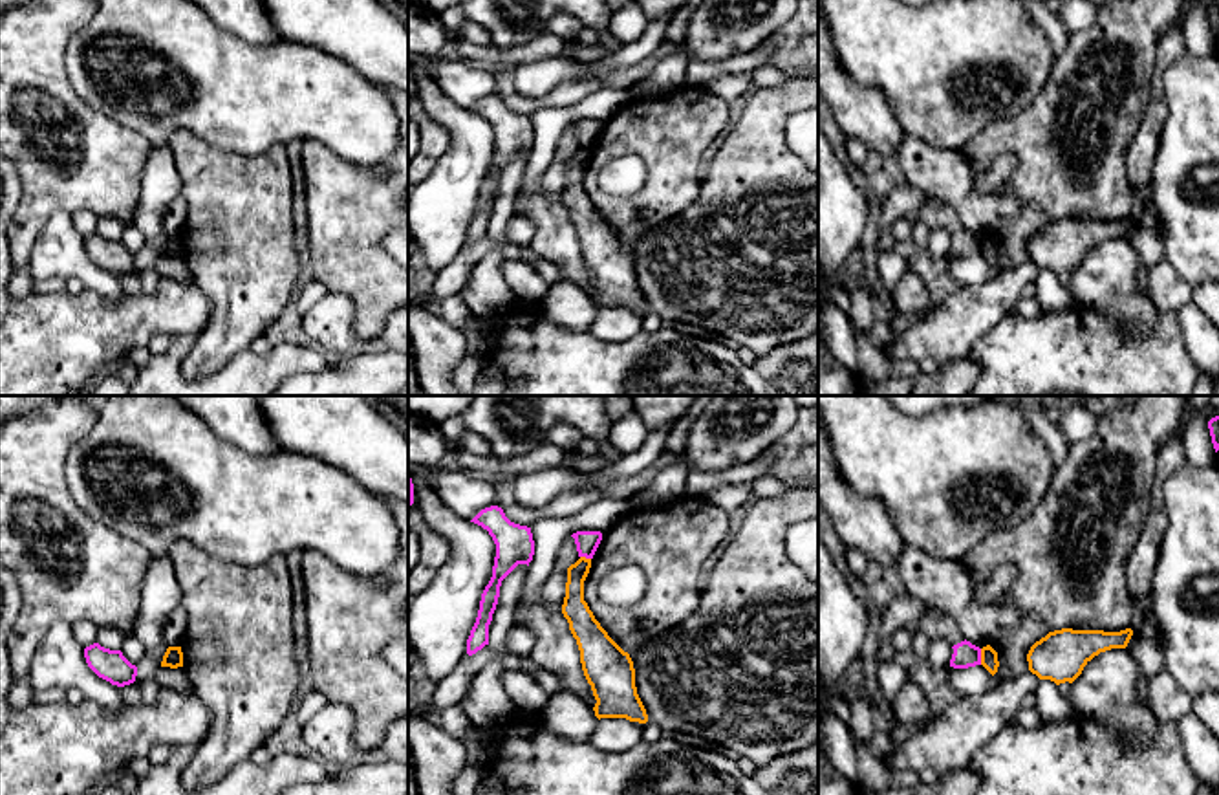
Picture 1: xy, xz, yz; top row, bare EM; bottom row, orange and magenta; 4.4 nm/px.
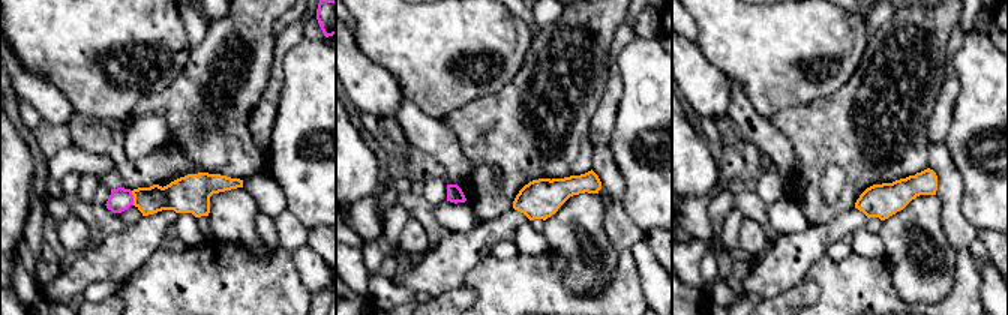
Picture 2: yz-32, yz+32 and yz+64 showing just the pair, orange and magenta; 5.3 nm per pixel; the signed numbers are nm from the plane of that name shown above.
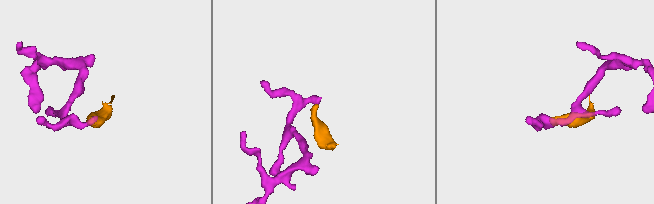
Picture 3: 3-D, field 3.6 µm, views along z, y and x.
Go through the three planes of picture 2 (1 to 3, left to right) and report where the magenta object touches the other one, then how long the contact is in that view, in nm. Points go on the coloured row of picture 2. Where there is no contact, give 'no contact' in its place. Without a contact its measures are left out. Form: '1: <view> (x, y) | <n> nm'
1: yz-32 (134, 198) | 80 nm
2: no contact
3: no contact

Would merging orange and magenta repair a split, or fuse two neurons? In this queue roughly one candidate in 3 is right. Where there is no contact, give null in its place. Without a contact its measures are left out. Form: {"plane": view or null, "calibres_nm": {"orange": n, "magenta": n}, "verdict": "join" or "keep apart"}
{"plane": "yz", "calibres_nm": {"orange": 80, "magenta": 110}, "verdict": "keep apart"}

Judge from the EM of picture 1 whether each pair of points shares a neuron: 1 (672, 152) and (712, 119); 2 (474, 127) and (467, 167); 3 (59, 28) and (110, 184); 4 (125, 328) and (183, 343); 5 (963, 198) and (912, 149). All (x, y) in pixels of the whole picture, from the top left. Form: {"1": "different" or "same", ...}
{"1": "same", "2": "same", "3": "same", "4": "different", "5": "same"}

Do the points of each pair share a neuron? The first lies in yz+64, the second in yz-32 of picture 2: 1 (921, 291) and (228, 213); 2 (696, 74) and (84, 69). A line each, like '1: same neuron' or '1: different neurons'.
1: same neuron
2: different neurons

